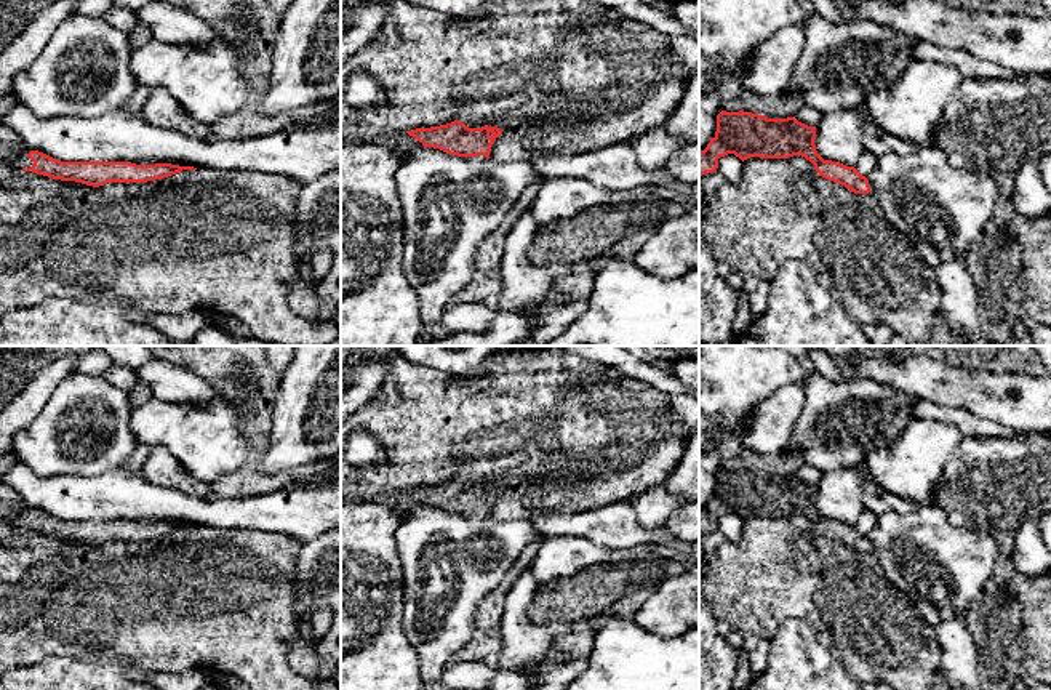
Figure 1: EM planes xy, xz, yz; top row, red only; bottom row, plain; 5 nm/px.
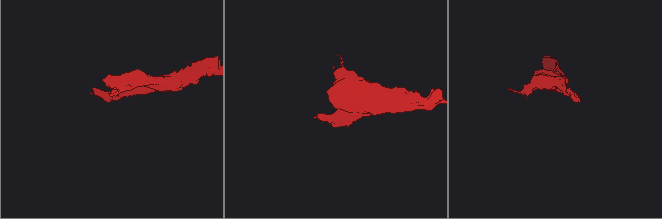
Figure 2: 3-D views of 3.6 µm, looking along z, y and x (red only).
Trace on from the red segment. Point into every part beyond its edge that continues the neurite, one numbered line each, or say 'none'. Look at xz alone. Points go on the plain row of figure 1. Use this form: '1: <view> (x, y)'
1: xz (400, 501)

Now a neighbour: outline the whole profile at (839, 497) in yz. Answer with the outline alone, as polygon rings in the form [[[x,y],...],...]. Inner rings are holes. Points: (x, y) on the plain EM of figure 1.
[[[841,467],[824,474],[816,485],[816,509],[824,519],[854,525],[865,509],[861,490],[861,471]]]

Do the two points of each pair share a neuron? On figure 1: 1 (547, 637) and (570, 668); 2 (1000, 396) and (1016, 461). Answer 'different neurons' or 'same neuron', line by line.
1: same neuron
2: different neurons

